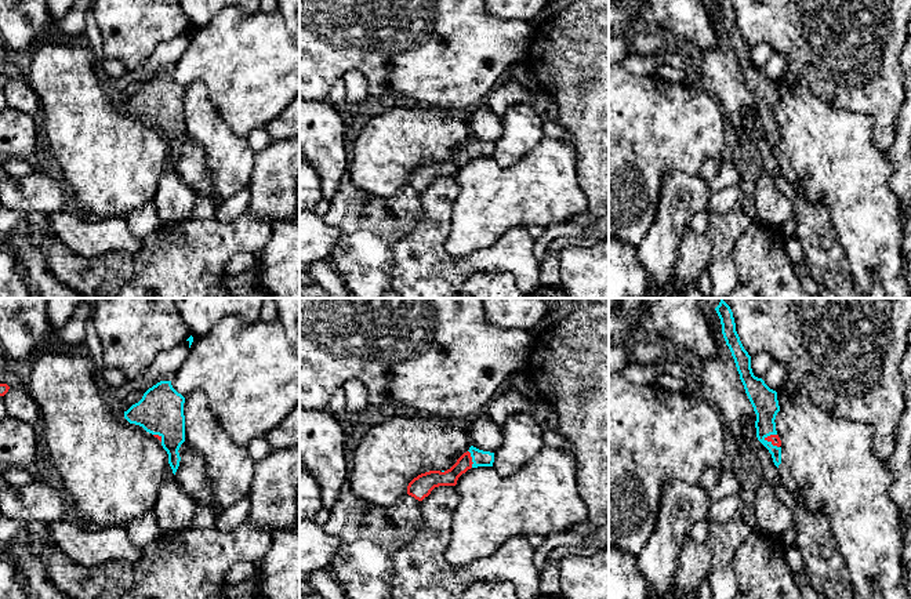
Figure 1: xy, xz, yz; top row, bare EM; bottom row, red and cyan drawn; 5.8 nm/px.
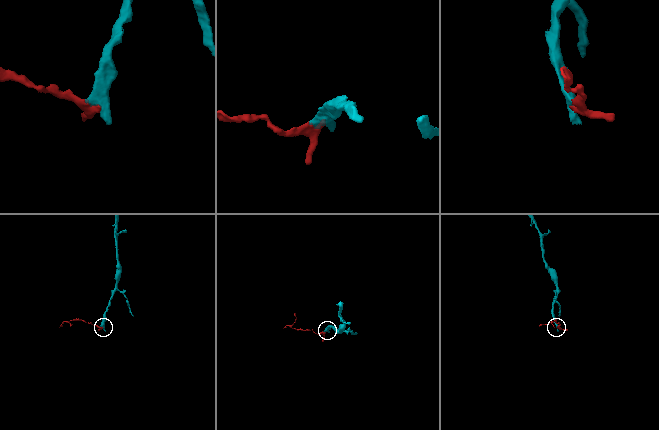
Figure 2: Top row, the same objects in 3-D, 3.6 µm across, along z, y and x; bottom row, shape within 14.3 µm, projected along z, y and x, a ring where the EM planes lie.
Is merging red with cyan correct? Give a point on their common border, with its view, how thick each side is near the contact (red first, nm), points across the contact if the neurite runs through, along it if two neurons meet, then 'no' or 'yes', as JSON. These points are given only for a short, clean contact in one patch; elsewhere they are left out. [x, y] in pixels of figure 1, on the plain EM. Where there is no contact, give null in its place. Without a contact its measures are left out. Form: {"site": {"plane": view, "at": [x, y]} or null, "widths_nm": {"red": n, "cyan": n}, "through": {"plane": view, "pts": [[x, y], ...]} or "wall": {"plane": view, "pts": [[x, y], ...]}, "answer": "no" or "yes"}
{"site": {"plane": "yz", "at": [772, 134]}, "widths_nm": {"red": 60, "cyan": 150}, "through": {"plane": "yz", "pts": [[775, 130], [772, 134], [766, 130], [765, 94]]}, "answer": "yes"}

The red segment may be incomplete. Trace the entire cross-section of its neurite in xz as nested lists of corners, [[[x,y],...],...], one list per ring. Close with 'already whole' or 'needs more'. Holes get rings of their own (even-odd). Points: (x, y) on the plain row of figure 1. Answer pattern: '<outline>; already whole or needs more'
[[[473,137],[464,144],[447,161],[429,161],[414,168],[407,177],[407,185],[422,192],[439,177],[456,177],[458,168],[471,159],[493,157],[494,144],[479,141]]]; needs more

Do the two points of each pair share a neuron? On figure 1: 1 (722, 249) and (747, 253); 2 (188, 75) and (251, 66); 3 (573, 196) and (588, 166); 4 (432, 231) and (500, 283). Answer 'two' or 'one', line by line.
1: two
2: one
3: two
4: two

